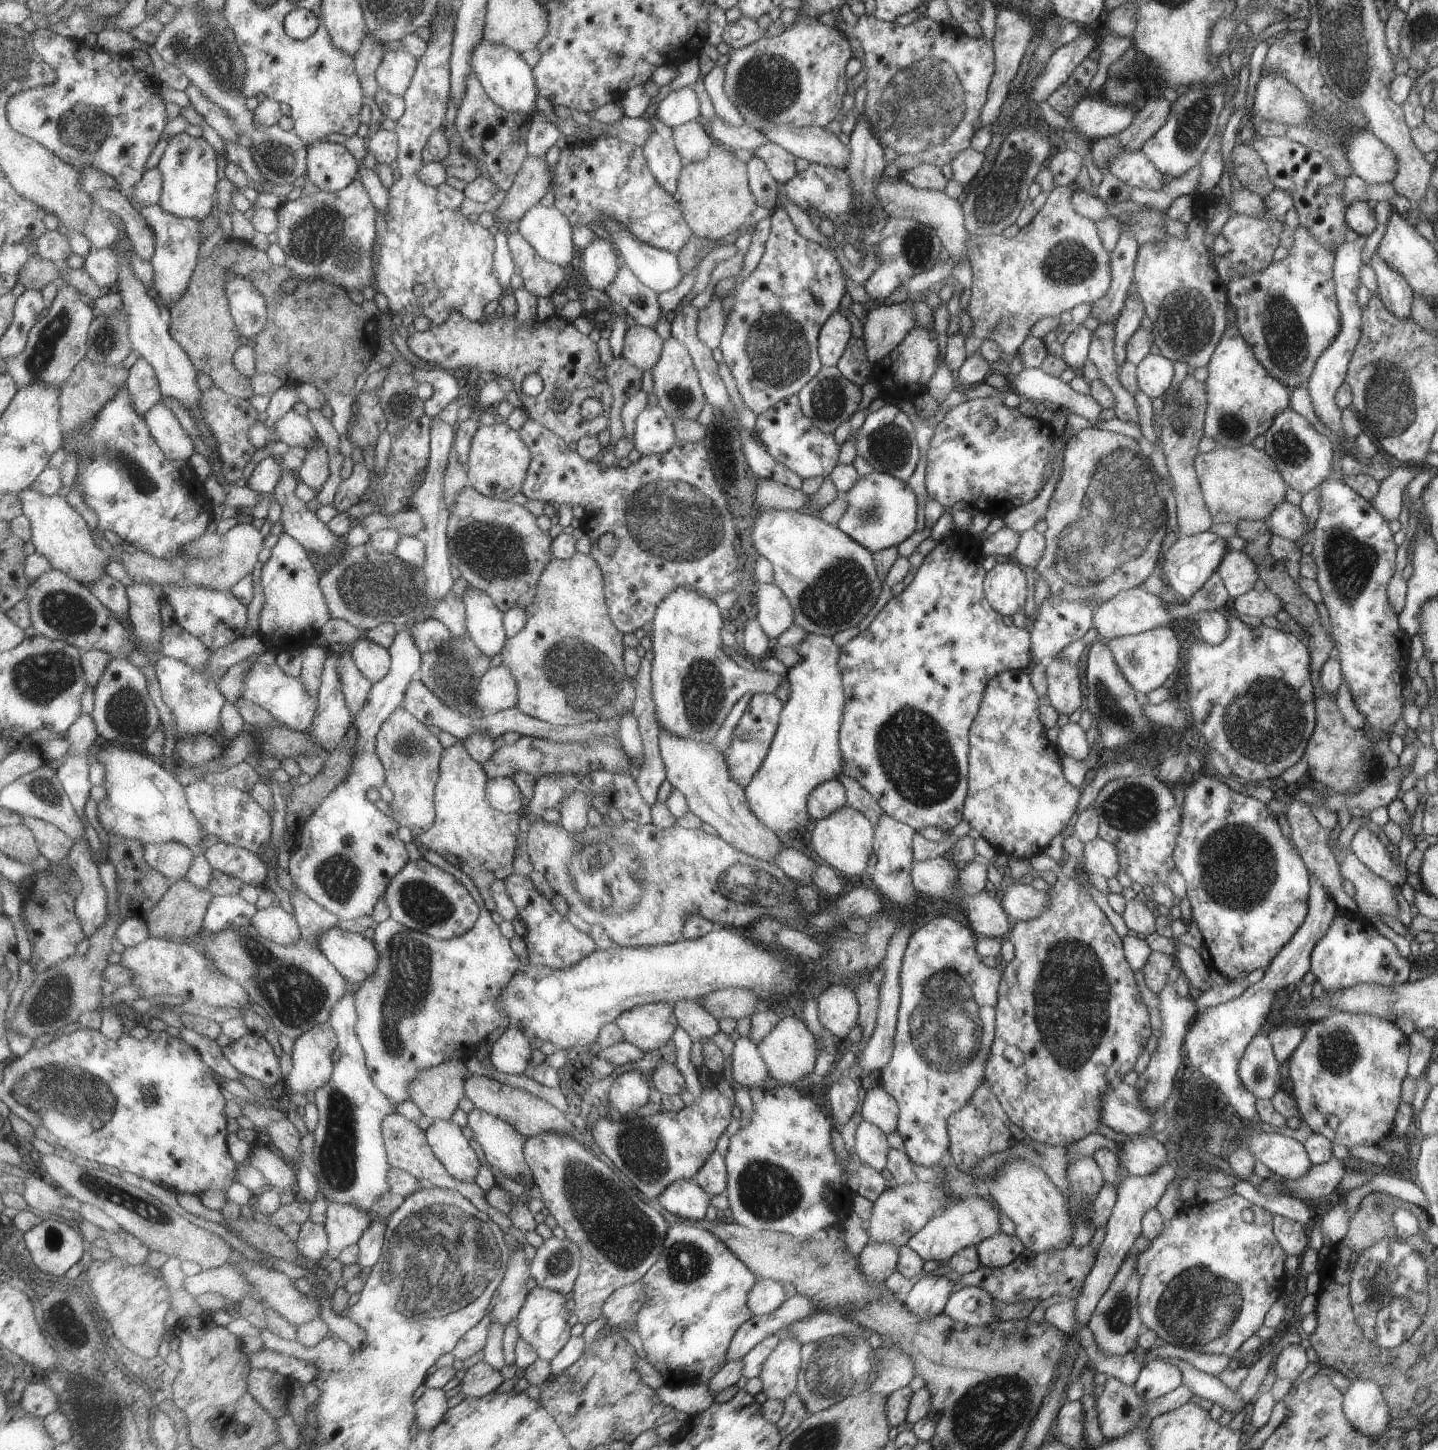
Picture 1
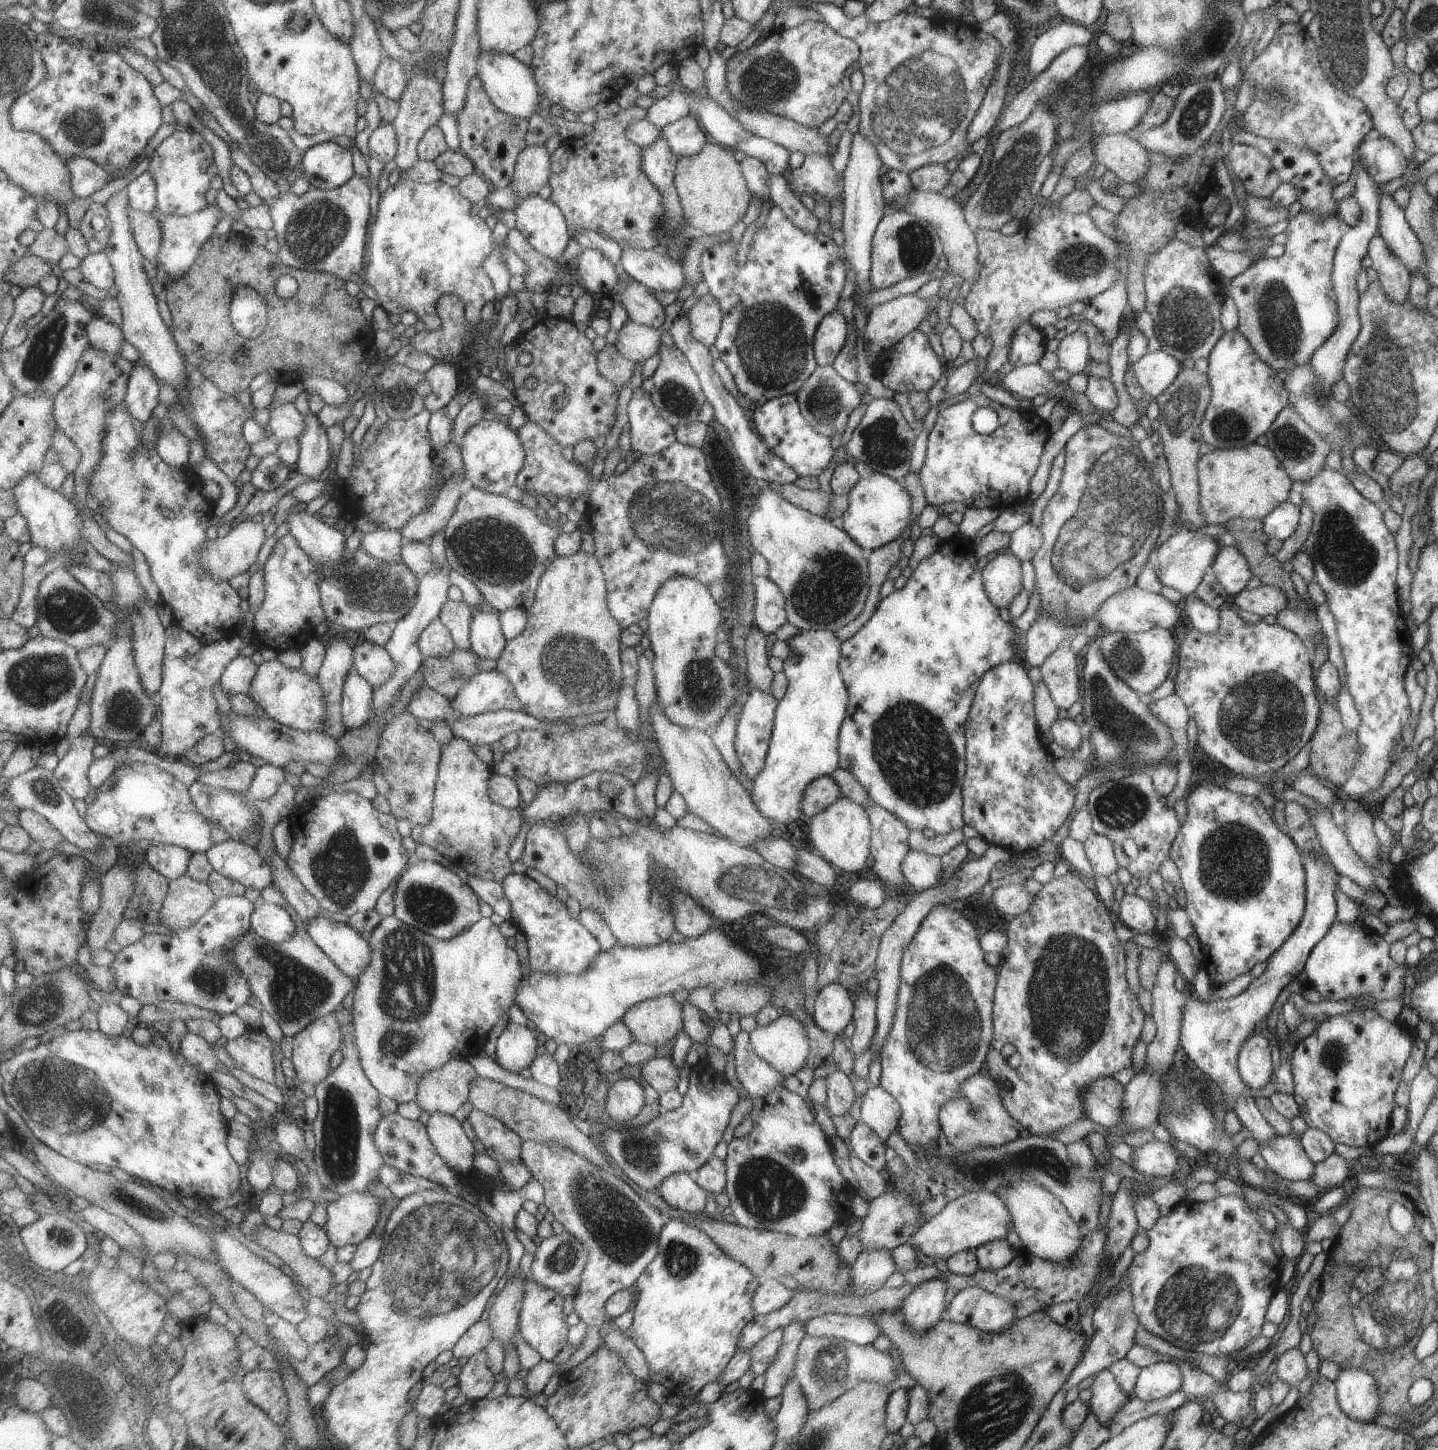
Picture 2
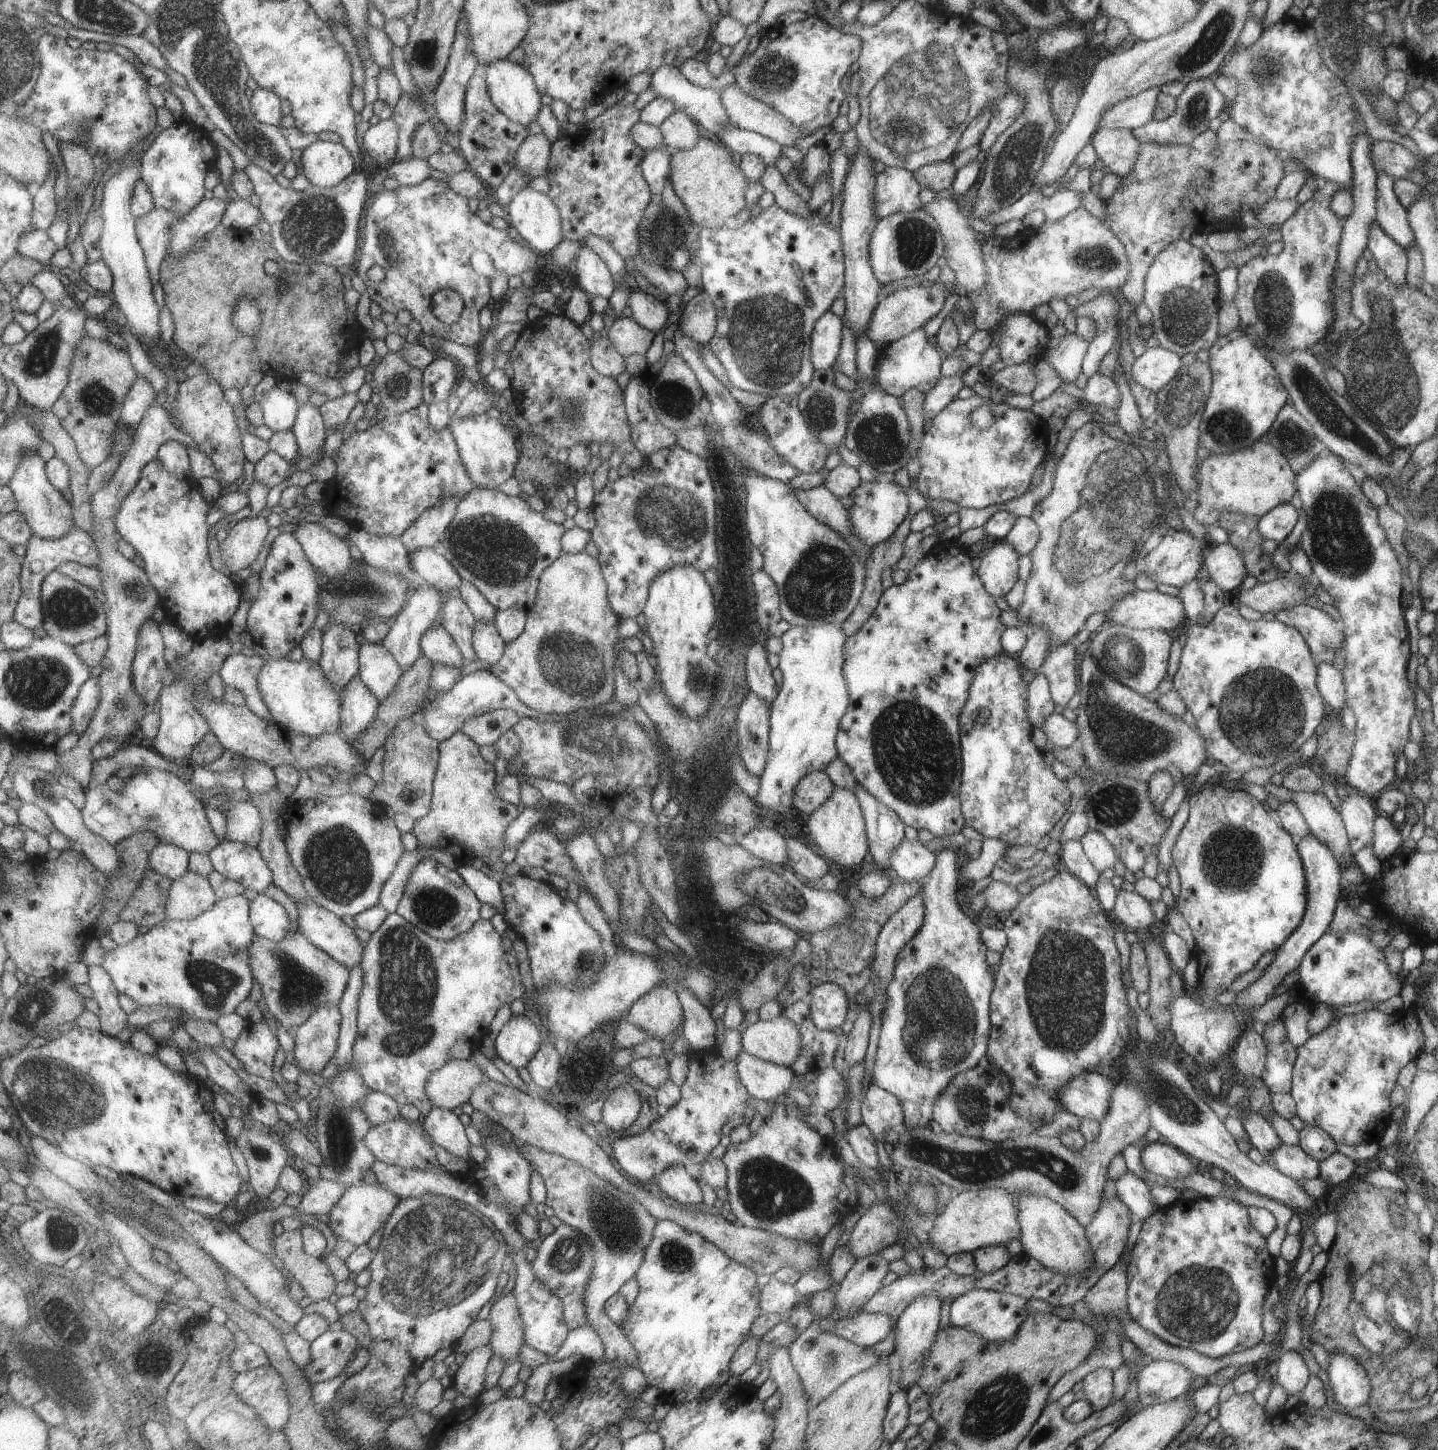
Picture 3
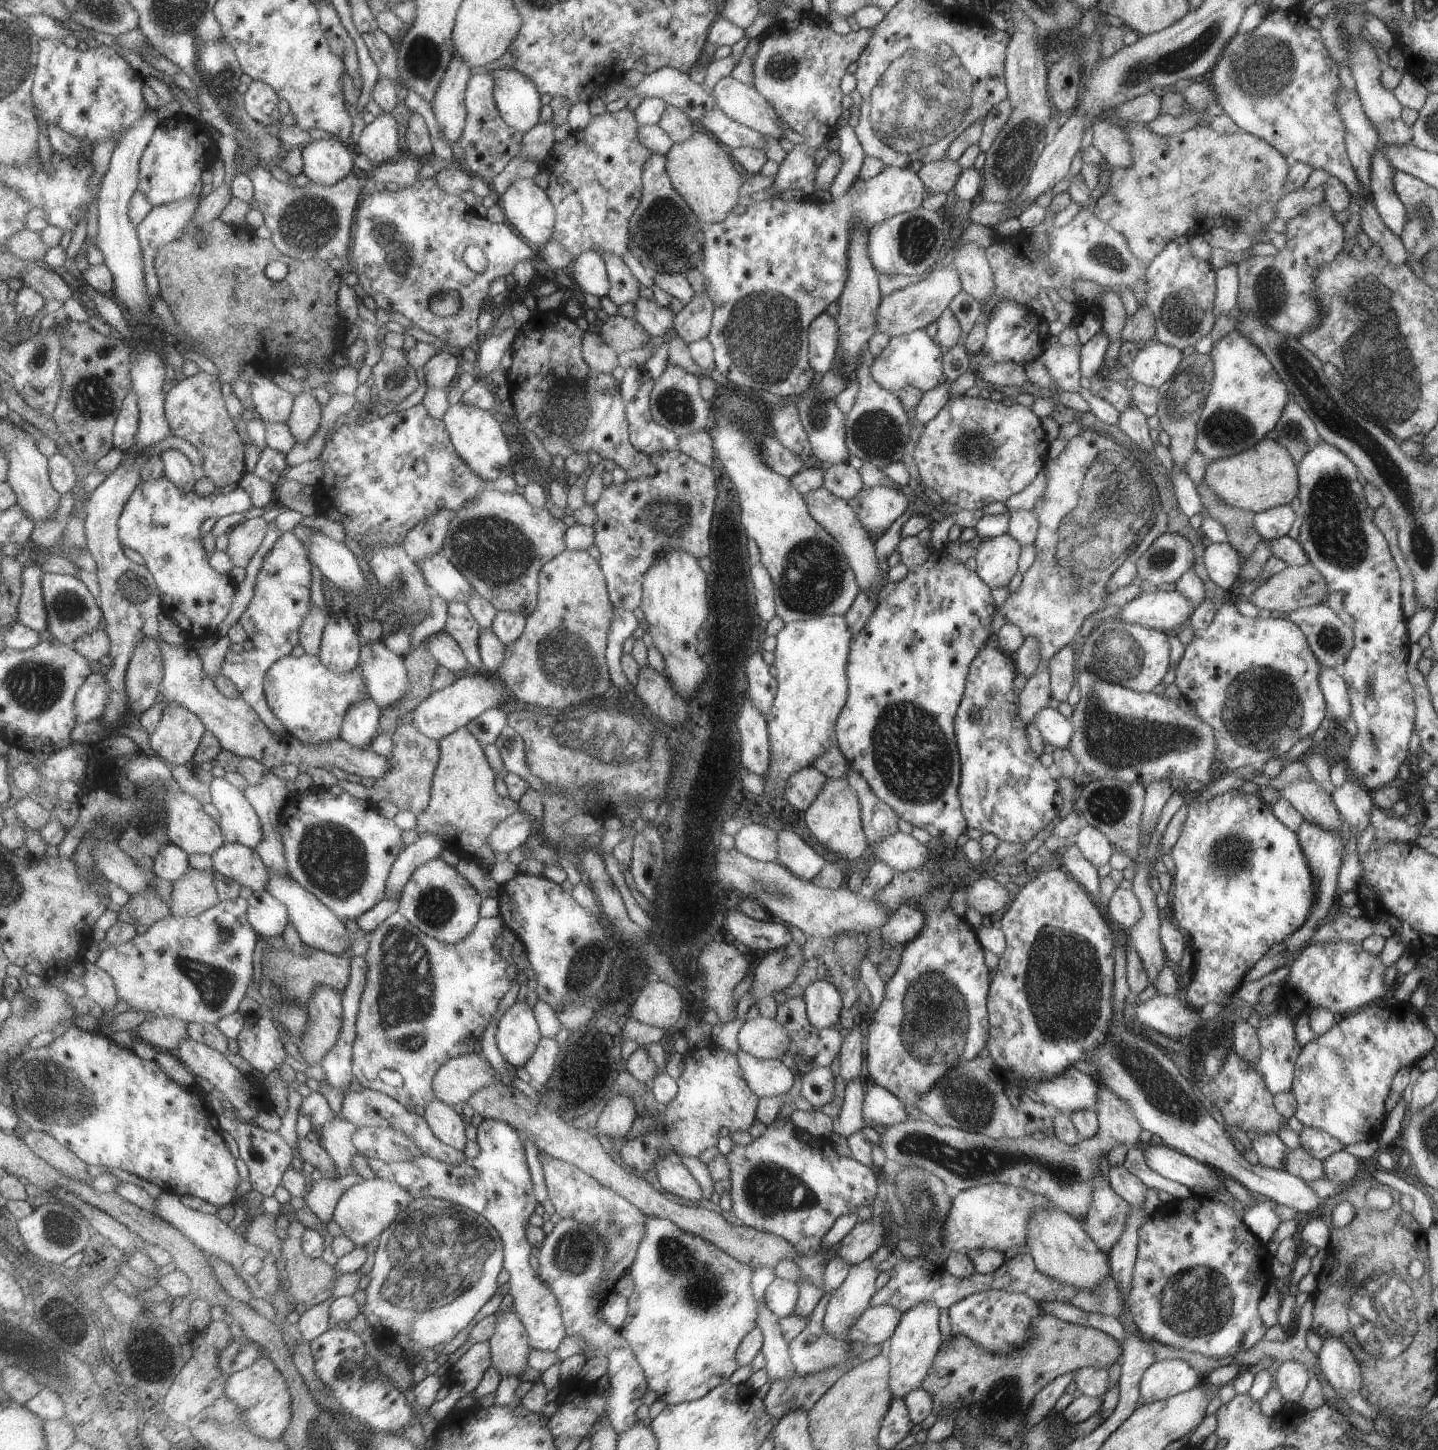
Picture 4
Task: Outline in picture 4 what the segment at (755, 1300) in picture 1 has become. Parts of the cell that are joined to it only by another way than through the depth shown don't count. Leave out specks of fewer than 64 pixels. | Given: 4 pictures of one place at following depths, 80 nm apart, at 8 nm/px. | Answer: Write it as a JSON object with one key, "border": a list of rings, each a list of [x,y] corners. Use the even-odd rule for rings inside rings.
{"border":[[[775,1277],[766,1287],[762,1296],[765,1306],[777,1318],[792,1314],[798,1299],[797,1282],[792,1283]]]}

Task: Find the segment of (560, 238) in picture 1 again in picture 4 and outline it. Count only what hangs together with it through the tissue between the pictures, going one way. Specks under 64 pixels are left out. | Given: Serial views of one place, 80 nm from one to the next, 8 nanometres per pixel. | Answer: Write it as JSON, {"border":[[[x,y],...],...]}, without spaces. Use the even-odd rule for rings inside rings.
{"border":[[[519,179],[514,182],[500,198],[500,206],[505,213],[505,221],[525,236],[531,244],[538,246],[539,250],[549,241],[553,241],[552,234],[556,224],[555,208],[546,191],[537,187],[531,179]]]}

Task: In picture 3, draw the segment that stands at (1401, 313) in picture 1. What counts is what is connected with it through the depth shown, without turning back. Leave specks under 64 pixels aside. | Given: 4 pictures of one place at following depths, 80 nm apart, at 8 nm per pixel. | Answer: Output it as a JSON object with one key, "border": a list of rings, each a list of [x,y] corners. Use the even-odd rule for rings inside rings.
{"border":[[[1375,221],[1369,226],[1366,248],[1371,252],[1376,268],[1385,275],[1391,286],[1406,284],[1406,254]]]}

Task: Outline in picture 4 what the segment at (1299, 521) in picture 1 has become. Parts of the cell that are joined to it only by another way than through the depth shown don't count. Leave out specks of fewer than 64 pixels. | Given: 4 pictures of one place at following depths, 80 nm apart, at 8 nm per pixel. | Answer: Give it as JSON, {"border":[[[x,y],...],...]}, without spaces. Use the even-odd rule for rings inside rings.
{"border":[[[1290,504],[1254,513],[1252,521],[1255,530],[1265,541],[1285,536],[1293,524],[1294,510]]]}

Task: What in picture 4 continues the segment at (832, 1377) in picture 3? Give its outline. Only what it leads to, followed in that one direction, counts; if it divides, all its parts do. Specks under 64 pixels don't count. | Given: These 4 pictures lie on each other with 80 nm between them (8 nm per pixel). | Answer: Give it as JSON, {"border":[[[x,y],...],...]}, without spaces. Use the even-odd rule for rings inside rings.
{"border":[[[829,1291],[823,1293],[805,1328],[788,1342],[789,1356],[799,1376],[823,1371],[848,1358],[846,1353],[850,1350],[850,1343],[843,1337],[838,1339],[829,1333],[826,1334],[822,1325],[830,1296]]]}

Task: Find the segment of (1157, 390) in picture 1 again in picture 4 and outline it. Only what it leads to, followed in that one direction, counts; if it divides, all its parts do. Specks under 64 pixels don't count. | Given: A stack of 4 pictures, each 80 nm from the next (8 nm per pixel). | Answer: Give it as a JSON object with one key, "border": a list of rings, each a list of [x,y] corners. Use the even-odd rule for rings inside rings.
{"border":[[[1159,342],[1147,344],[1137,351],[1128,367],[1128,376],[1136,383],[1158,389],[1163,382],[1169,380],[1182,358],[1179,349]]]}

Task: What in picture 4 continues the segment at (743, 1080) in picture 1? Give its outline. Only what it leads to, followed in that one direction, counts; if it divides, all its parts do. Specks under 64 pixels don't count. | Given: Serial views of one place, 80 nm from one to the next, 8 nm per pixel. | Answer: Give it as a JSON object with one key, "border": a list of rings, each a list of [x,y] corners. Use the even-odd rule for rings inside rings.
{"border":[[[739,1049],[735,1058],[745,1084],[755,1096],[785,1094],[793,1086],[793,1073],[781,1061],[758,1059]]]}

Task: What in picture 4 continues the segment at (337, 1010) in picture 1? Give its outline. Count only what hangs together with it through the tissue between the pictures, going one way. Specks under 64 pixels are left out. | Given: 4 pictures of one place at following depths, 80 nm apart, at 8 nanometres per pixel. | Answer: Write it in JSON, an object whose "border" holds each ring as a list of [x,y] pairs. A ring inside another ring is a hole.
{"border":[[[335,1115],[319,1130],[320,1142],[328,1150],[335,1163],[338,1177],[346,1177],[353,1169],[355,1156],[363,1155],[353,1142],[359,1126]]]}

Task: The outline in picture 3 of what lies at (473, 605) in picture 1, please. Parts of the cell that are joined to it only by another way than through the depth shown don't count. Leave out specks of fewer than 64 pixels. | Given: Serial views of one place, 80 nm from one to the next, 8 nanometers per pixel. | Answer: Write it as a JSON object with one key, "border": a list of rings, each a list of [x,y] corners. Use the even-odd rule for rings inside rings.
{"border":[[[495,619],[489,622],[478,622],[475,628],[473,646],[478,658],[488,663],[488,666],[497,664],[503,658],[508,642],[501,636]]]}

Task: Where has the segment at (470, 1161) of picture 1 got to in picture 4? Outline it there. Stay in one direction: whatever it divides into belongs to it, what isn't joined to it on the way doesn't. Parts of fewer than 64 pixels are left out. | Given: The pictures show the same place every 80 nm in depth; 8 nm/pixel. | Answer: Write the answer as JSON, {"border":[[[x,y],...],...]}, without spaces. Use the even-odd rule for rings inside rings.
{"border":[[[435,1099],[425,1108],[424,1117],[427,1119],[435,1136],[445,1144],[465,1152],[467,1134],[465,1120],[455,1112],[455,1108]]]}

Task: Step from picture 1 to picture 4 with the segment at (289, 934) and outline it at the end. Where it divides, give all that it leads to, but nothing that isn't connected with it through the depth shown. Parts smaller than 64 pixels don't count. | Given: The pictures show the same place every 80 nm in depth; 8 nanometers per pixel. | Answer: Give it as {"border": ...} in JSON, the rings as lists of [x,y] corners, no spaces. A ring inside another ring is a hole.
{"border":[[[267,889],[254,892],[248,899],[248,919],[261,938],[281,936],[288,929],[288,906]]]}

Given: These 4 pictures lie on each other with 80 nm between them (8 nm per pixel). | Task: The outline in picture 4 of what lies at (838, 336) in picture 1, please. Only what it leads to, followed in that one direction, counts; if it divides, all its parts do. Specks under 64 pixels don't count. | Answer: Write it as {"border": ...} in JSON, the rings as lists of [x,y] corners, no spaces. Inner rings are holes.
{"border":[[[823,311],[808,328],[808,363],[815,373],[822,374],[834,368],[838,352],[838,328],[834,317]]]}

